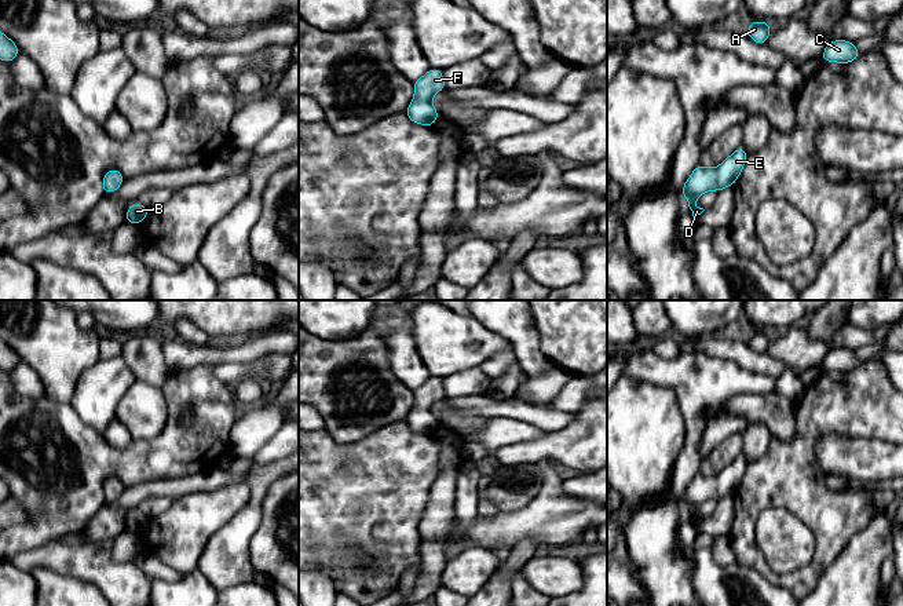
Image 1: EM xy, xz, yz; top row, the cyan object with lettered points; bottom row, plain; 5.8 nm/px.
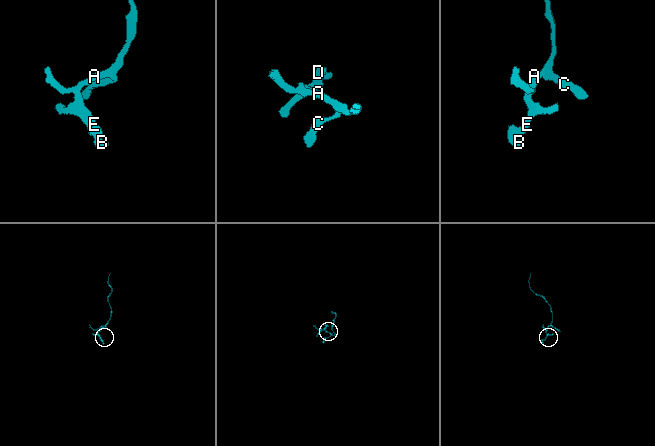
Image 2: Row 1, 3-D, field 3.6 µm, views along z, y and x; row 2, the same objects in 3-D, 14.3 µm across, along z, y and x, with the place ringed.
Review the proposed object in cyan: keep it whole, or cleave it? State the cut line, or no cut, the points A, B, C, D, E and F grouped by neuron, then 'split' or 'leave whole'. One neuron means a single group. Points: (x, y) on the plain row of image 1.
no cut; A B C D E F; leave whole

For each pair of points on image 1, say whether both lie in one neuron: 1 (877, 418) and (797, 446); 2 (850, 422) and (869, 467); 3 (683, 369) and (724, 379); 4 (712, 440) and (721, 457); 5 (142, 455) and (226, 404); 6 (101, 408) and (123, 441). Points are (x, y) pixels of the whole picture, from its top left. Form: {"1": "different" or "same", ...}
{"1": "same", "2": "different", "3": "same", "4": "different", "5": "same", "6": "different"}

